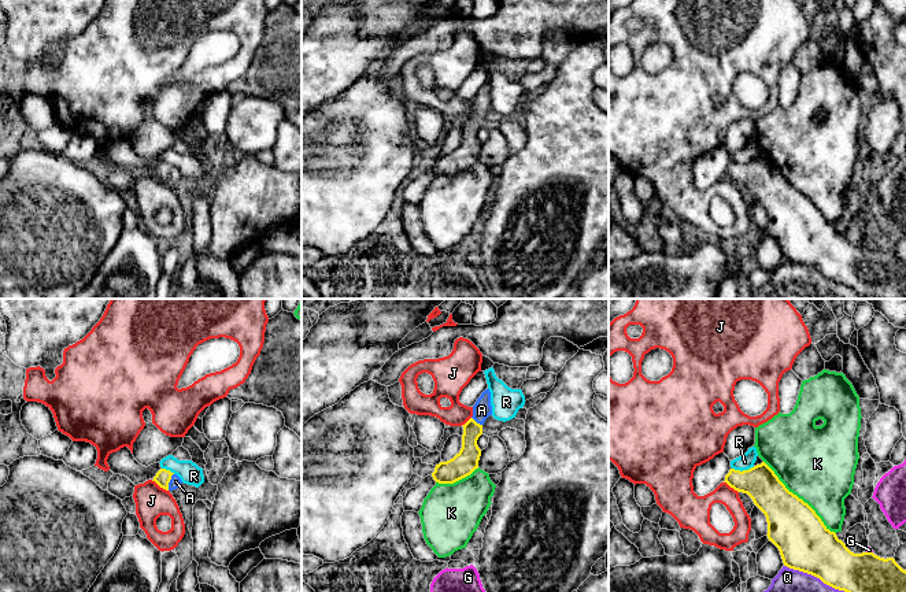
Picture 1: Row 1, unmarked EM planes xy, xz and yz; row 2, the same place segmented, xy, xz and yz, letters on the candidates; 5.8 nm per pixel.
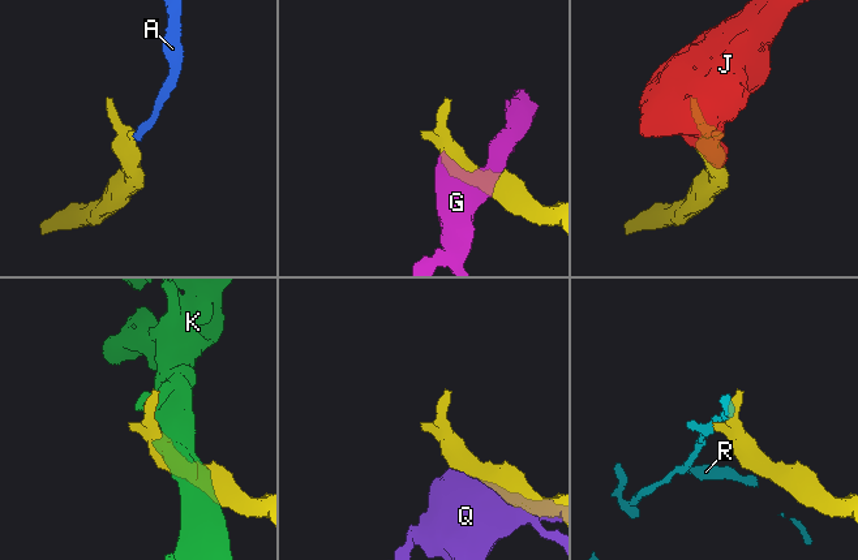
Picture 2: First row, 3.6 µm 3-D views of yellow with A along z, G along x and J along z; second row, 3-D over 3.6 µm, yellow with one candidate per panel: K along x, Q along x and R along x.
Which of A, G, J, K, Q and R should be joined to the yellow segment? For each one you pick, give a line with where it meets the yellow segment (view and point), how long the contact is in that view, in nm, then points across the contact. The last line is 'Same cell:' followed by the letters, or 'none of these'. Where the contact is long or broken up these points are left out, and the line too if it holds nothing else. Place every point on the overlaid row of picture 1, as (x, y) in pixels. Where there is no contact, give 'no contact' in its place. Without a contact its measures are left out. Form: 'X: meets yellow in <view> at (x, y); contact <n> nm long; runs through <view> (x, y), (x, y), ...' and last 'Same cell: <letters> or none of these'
A: meets yellow in xy at (169, 481); contact 110 nm long; runs through xy (162, 478), (169, 481), (176, 481)
Same cell: A

